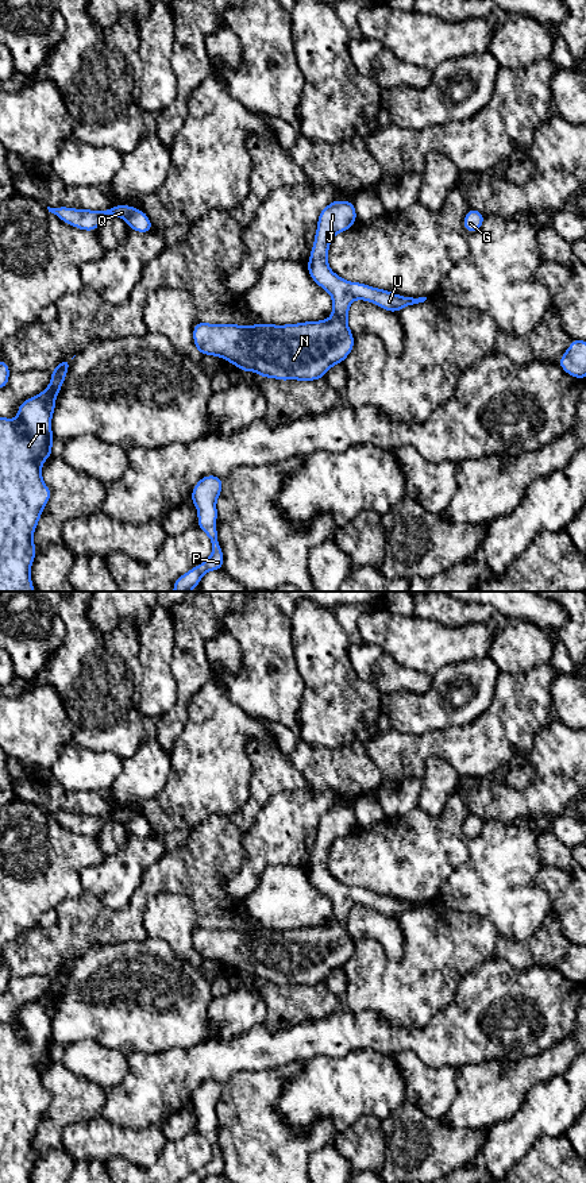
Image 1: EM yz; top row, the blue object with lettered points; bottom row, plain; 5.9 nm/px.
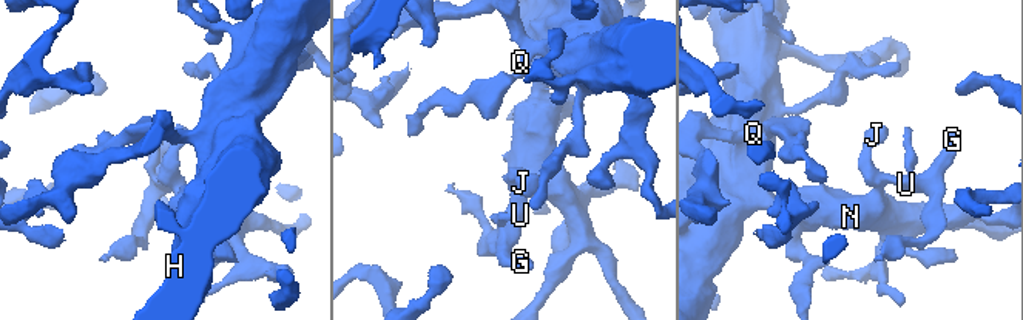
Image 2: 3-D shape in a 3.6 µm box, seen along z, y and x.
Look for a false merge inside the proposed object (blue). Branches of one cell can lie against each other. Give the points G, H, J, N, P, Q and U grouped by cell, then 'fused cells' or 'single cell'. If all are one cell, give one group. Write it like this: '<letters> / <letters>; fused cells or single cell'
G H J N P Q U; single cell

